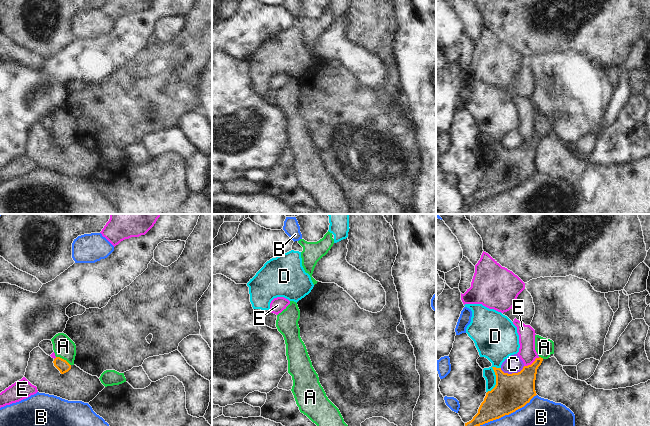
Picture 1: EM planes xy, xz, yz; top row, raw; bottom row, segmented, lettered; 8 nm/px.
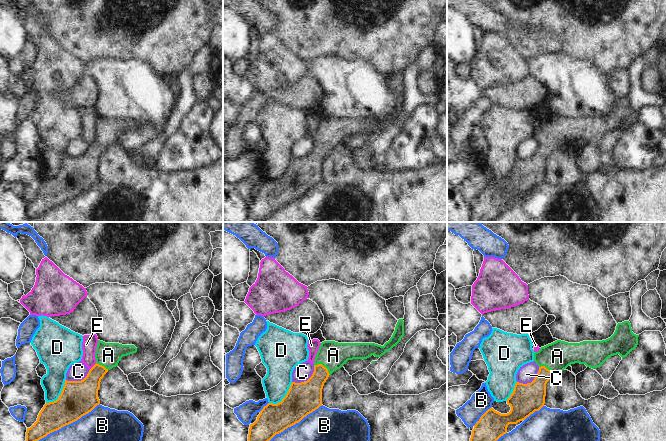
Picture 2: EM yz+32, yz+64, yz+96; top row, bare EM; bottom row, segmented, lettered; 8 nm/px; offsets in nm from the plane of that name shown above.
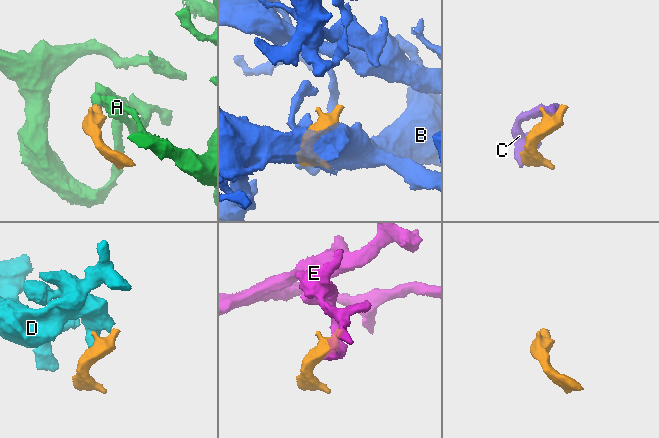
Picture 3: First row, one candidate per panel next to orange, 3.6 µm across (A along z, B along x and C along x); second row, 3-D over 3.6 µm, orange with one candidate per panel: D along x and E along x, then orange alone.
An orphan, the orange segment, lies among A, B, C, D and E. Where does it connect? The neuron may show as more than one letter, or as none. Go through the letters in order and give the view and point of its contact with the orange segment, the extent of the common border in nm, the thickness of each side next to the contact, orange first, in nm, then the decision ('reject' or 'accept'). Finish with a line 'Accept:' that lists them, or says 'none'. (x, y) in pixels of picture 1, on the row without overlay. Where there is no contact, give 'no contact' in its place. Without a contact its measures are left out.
A: contact xy (63, 135); length 140 nm; calibres 100 and 170 nm; accept
B: contact yz (500, 193); length 650 nm; calibres 280 and 440 nm; reject
C: contact yz (512, 149); length 200 nm; calibres 280 and 140 nm; reject
D: contact yz (496, 153); length 240 nm; calibres 280 and 240 nm; reject
E: contact yz (532, 139); length 150 nm; calibres 280 and 140 nm; reject
Accept: A

